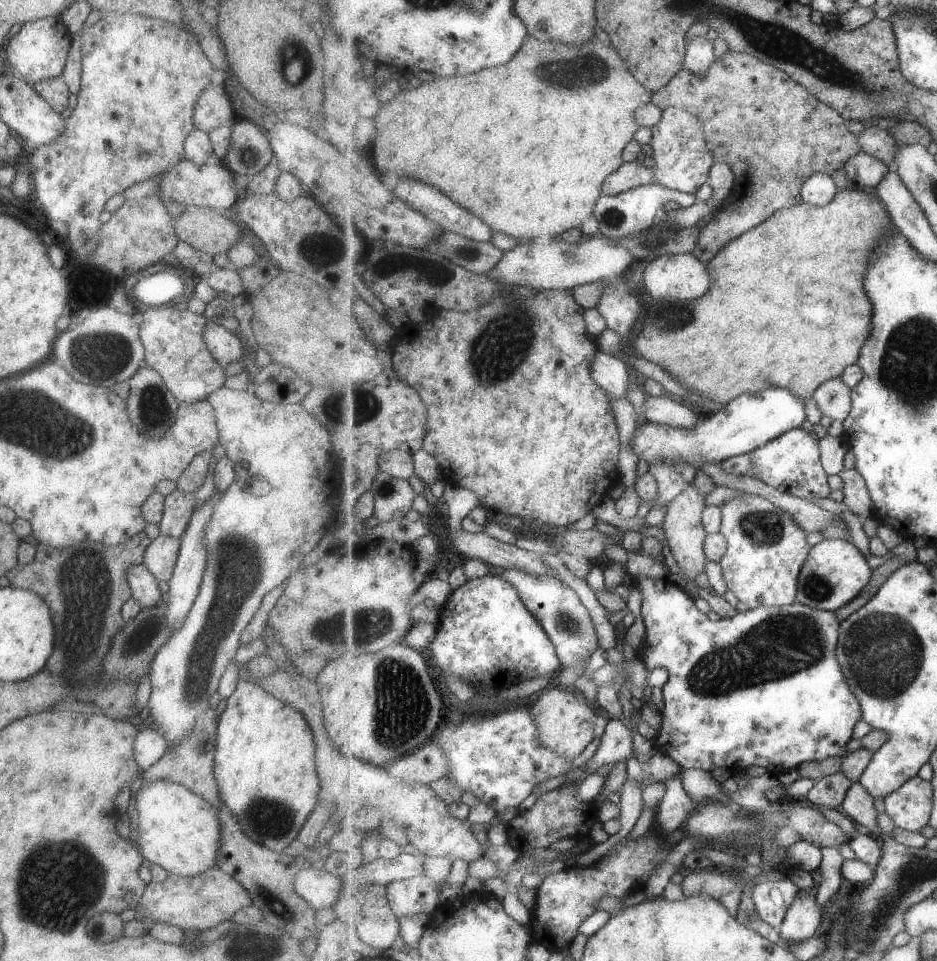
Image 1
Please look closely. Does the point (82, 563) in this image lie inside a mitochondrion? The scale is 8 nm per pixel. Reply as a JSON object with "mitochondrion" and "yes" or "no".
{"mitochondrion":"yes"}

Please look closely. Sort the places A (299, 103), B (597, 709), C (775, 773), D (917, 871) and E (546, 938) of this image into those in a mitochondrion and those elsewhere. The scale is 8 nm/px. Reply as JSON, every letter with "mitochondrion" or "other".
{"A":"other","B":"other","C":"other","D":"mitochondrion","E":"other"}

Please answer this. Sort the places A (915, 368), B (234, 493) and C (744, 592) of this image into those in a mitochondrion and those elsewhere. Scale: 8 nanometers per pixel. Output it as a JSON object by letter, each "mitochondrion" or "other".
{"A":"mitochondrion","B":"other","C":"other"}

